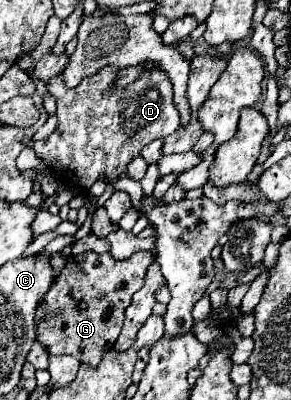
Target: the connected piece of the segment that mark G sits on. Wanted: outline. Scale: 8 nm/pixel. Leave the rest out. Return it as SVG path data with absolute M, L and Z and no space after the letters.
M139 251L123 261L113 261L109 253L85 253L83 257L69 257L67 267L47 291L45 303L53 315L51 319L39 323L37 341L51 355L71 355L81 363L97 367L103 353L113 349L131 297L141 289L147 267L153 261L155 257L151 251Z

